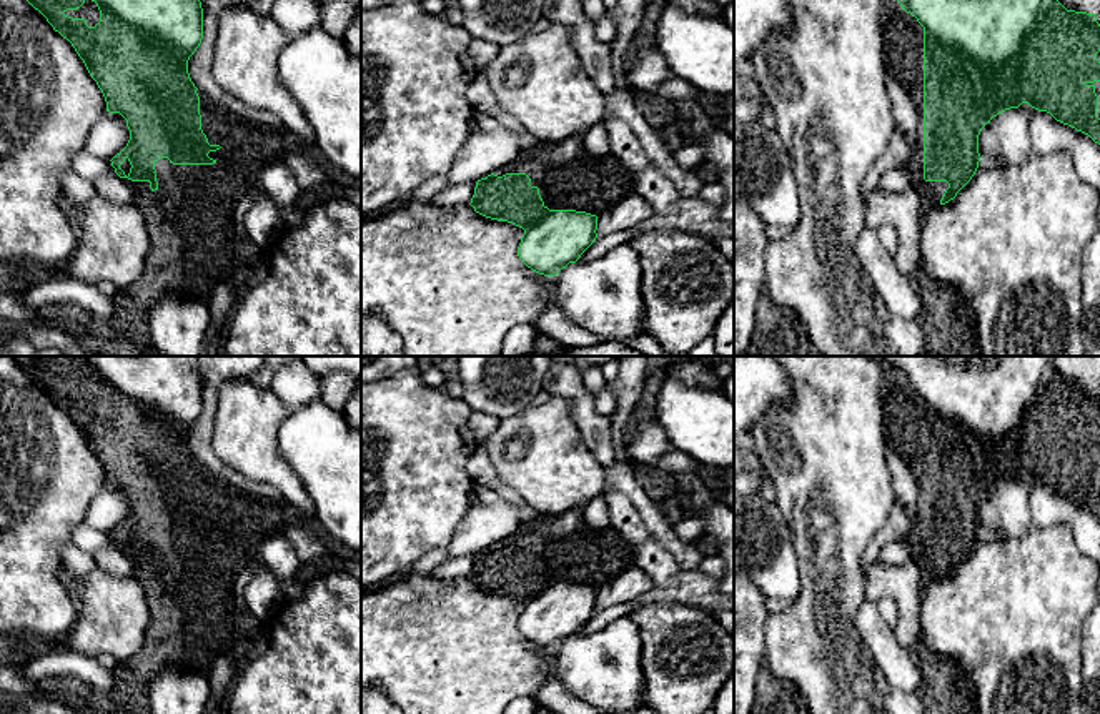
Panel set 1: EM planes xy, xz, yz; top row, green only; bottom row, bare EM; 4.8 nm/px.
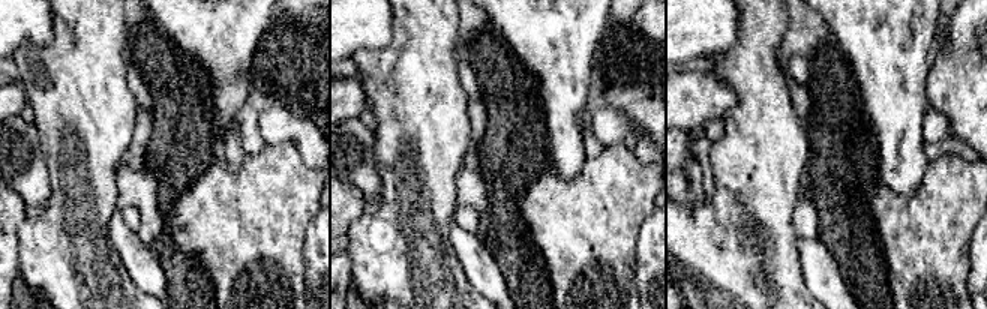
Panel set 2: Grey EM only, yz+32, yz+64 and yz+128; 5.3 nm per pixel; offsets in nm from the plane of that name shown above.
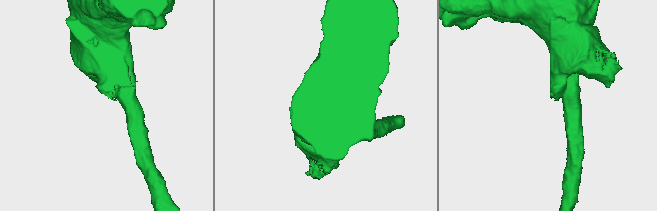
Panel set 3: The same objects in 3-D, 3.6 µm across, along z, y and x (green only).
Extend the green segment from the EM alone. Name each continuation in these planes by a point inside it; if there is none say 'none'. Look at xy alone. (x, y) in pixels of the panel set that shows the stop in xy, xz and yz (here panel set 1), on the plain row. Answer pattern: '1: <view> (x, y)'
1: xy (89, 383)
2: xy (213, 490)

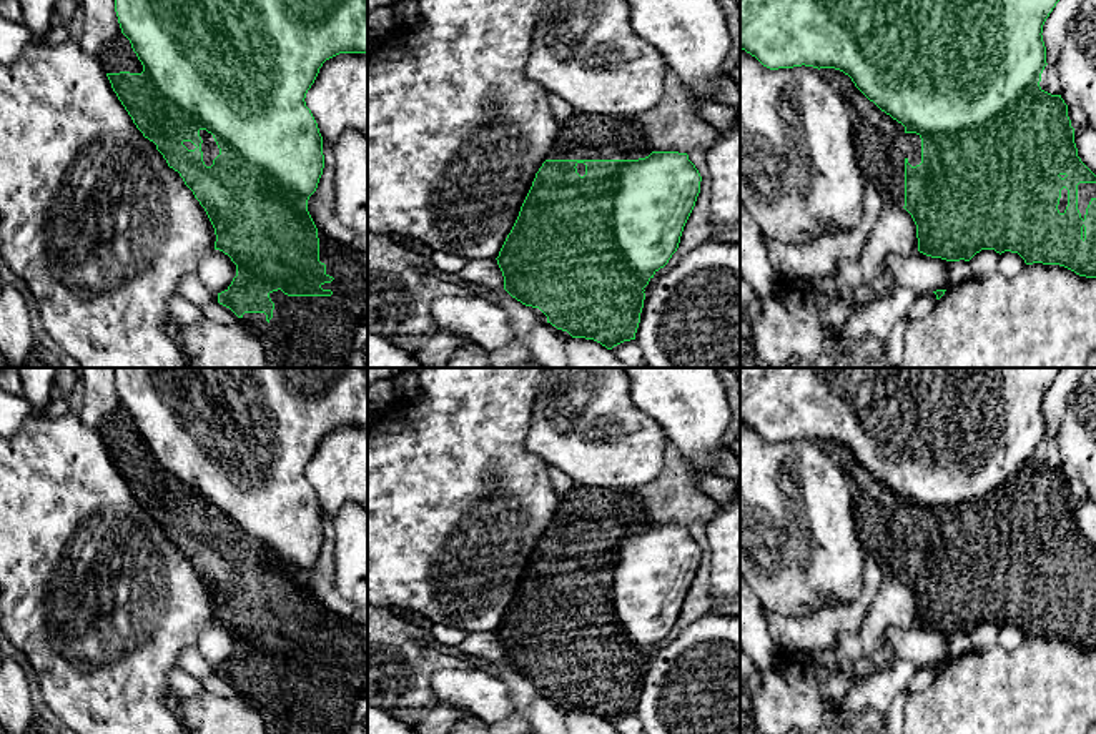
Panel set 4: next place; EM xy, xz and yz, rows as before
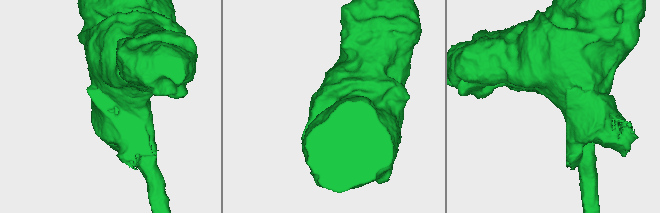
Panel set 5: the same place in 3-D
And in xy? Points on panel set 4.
1: xy (210, 523)
2: xy (331, 624)

